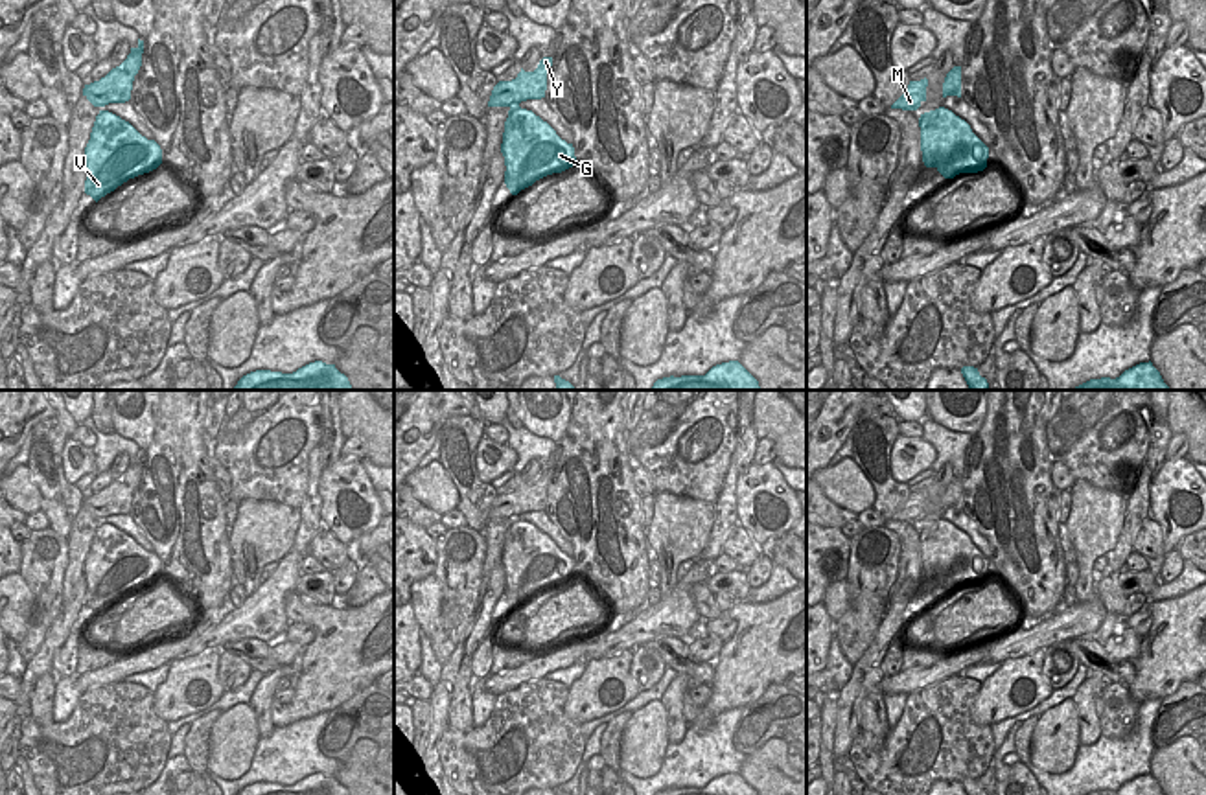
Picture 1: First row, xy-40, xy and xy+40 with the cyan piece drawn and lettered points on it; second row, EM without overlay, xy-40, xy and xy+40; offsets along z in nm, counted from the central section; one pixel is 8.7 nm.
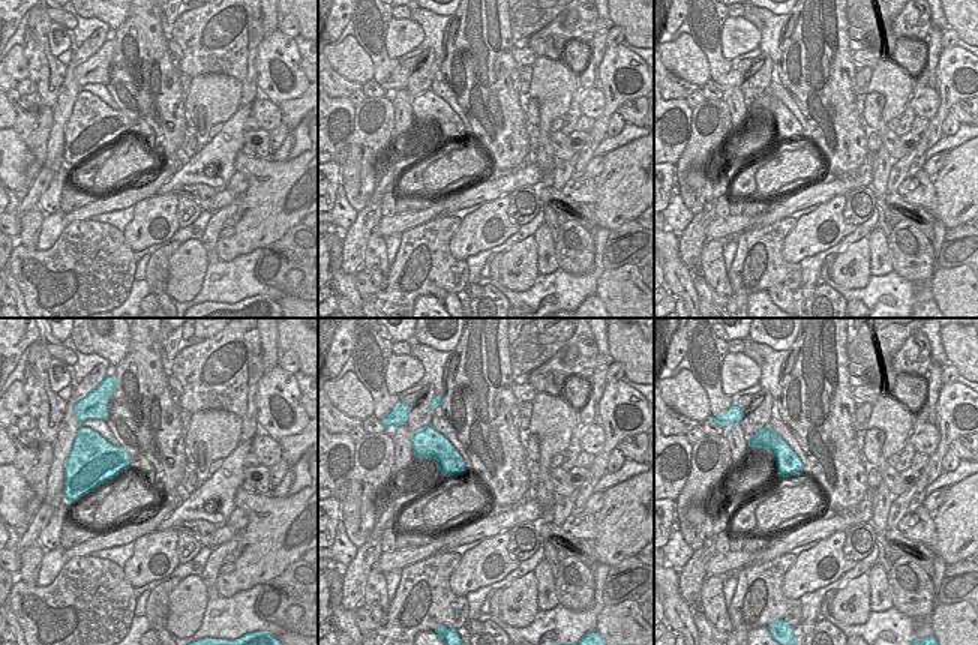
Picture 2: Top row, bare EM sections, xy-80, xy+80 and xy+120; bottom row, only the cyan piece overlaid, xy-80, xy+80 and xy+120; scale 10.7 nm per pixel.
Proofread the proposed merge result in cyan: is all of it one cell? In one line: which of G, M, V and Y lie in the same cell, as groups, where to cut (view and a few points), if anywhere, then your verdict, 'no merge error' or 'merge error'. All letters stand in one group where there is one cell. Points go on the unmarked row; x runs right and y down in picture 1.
G V / M Y | xy (510, 519), (520, 521) | merge error

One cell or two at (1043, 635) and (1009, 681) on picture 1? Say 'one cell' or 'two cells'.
two cells

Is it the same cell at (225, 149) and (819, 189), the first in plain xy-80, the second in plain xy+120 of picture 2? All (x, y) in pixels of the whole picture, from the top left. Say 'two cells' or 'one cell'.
one cell

